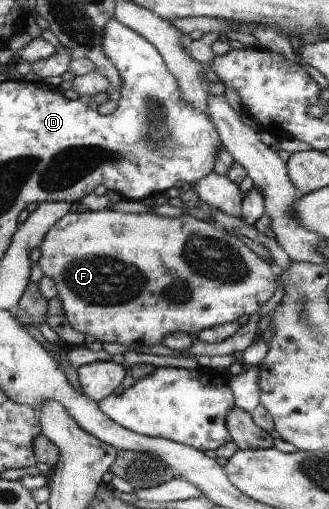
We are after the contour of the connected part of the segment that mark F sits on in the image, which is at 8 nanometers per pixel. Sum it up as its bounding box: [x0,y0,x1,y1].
[38,209,276,351]

